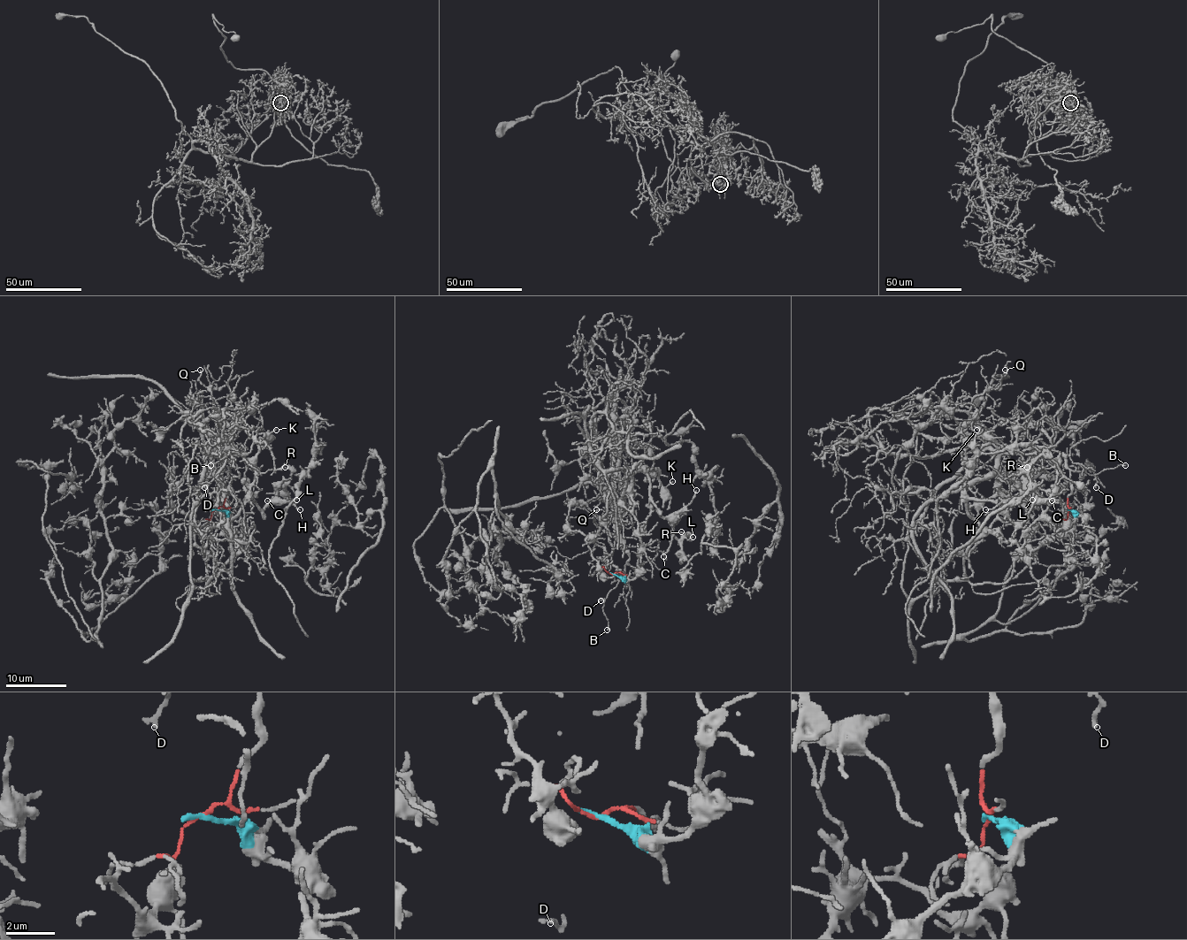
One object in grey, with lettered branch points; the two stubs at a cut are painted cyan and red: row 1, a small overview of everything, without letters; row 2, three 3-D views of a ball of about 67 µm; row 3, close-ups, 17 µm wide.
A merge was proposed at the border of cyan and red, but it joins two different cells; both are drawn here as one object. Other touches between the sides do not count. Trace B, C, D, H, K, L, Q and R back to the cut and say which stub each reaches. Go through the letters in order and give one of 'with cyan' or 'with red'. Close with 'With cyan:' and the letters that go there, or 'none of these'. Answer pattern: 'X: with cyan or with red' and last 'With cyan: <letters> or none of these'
B: with red
C: with cyan
D: with red
H: with cyan
K: with cyan
L: with cyan
Q: with red
R: with cyan
With cyan: C, H, K, L, R

